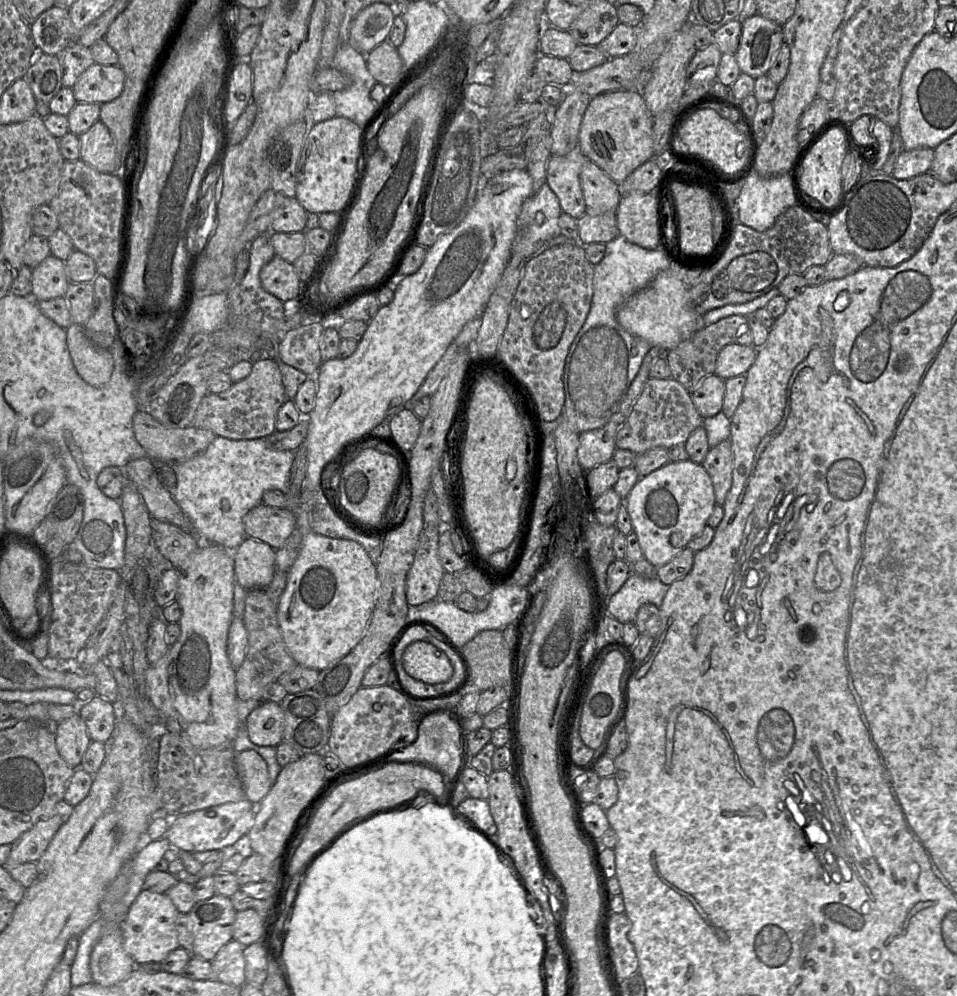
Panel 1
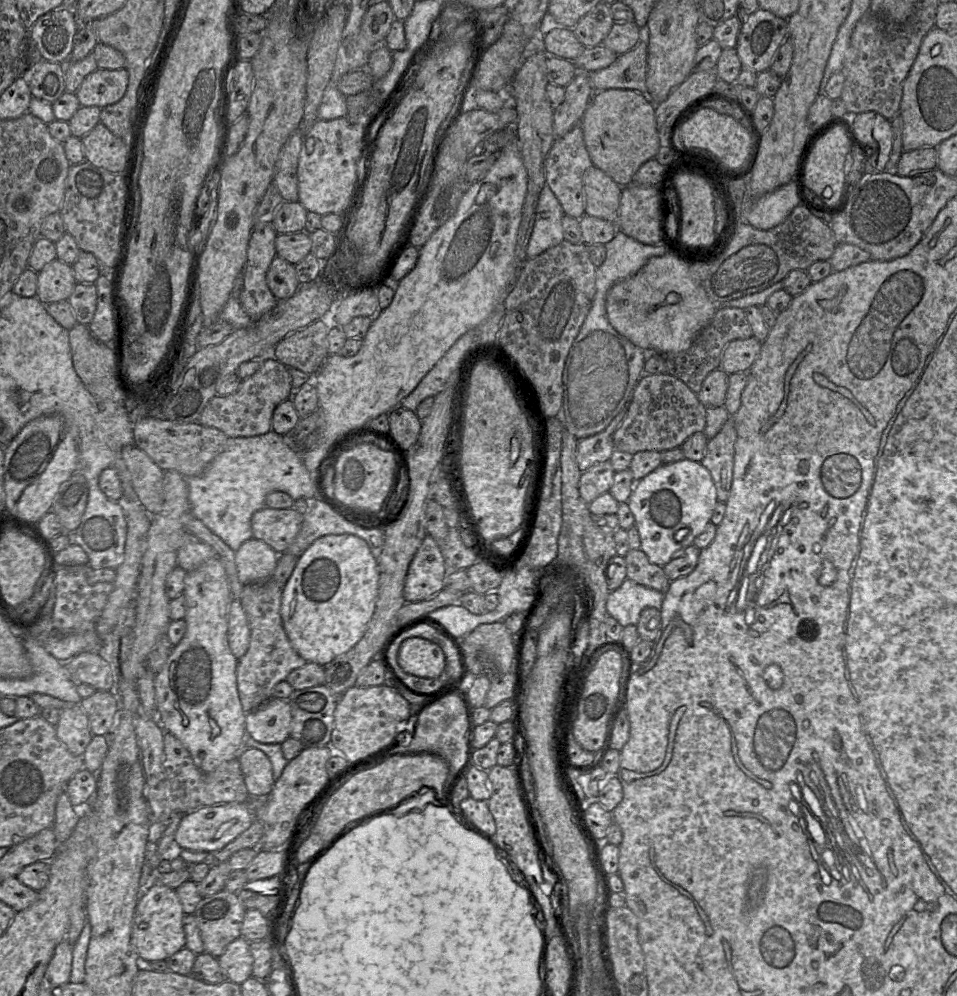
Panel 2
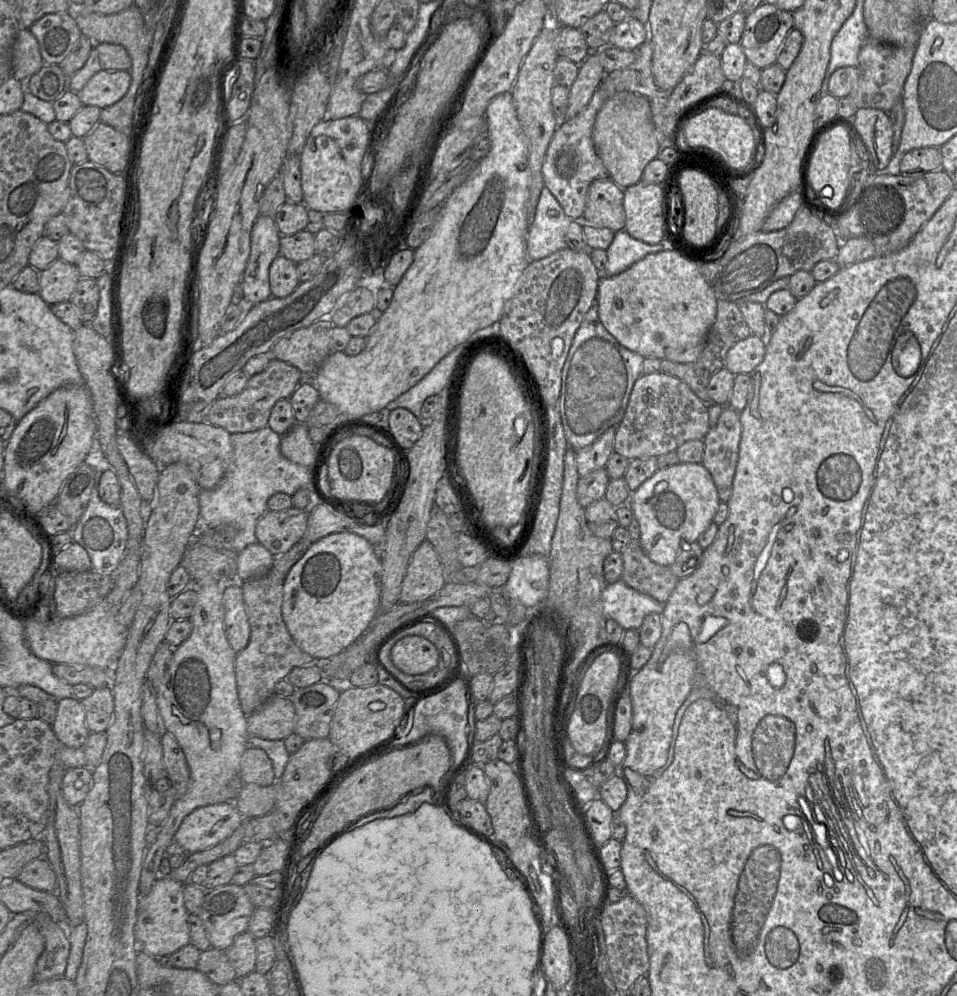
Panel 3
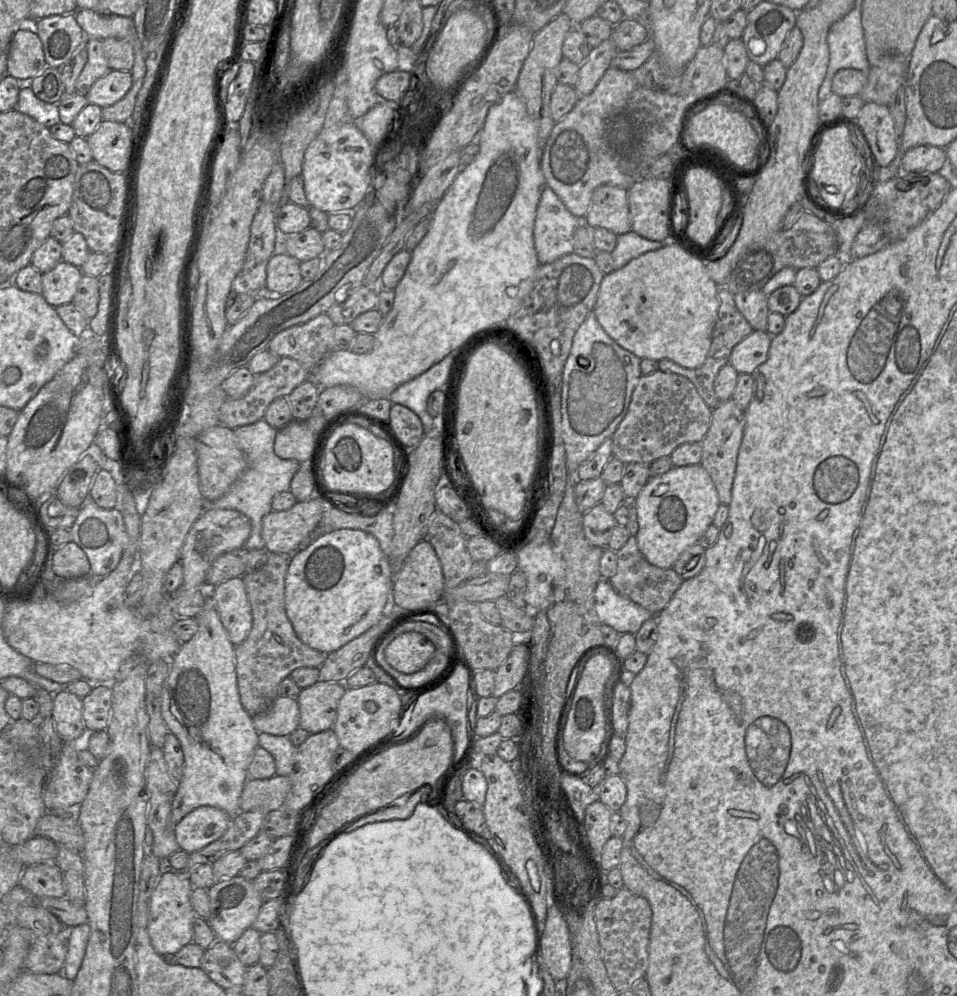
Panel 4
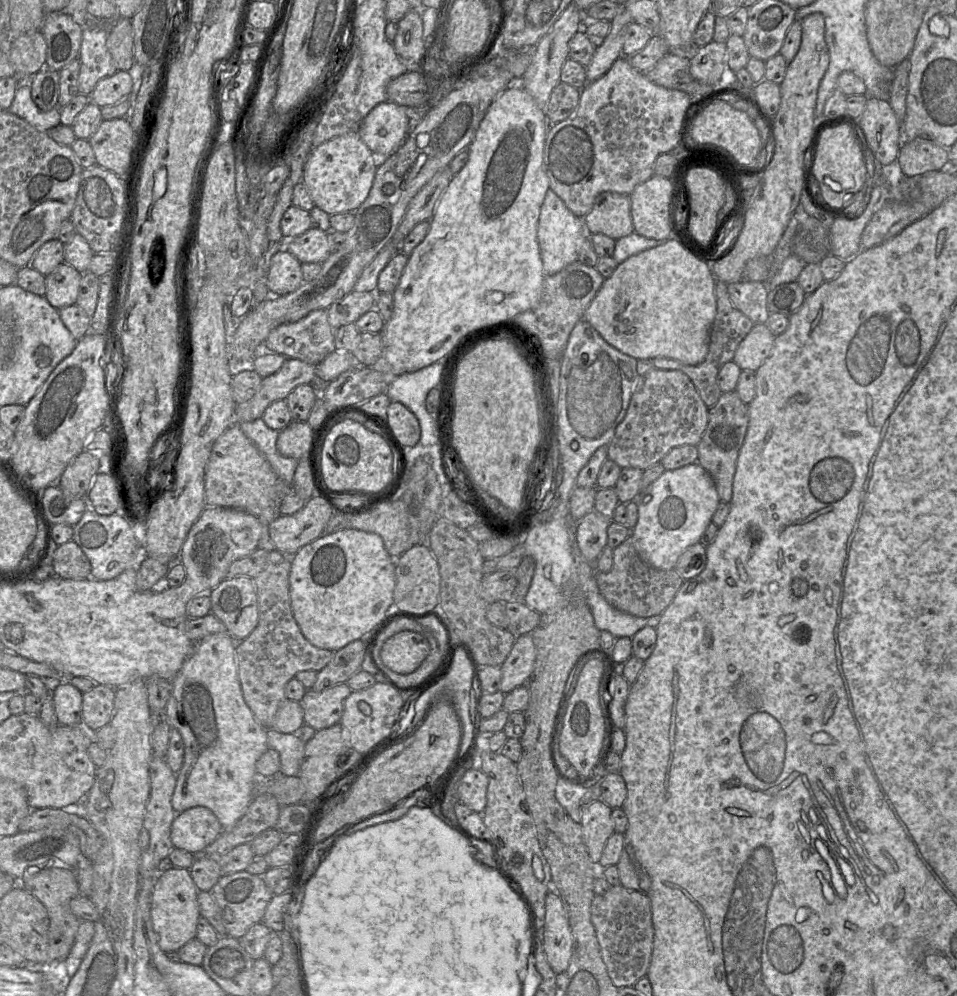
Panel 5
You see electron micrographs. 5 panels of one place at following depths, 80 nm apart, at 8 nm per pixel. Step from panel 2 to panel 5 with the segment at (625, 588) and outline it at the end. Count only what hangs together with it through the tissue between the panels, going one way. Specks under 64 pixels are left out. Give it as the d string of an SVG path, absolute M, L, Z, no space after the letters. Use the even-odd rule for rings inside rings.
M595 577L583 585L583 593L592 613L595 626L600 630L610 632L615 638L632 638L646 625L655 627L656 619L647 619L622 612L611 606L601 595Z

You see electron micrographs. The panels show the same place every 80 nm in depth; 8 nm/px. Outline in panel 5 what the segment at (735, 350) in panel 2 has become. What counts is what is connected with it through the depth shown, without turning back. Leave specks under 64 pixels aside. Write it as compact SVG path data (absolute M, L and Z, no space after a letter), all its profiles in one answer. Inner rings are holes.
M765 323L754 324L738 345L732 360L741 370L755 372L769 356L775 337Z

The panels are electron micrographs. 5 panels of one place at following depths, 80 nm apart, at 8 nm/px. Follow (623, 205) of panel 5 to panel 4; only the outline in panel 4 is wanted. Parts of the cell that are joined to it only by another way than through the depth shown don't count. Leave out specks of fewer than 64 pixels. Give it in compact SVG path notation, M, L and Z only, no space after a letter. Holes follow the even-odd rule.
M601 185L597 187L592 194L588 212L581 221L590 228L604 228L616 236L631 231L627 189L613 185Z

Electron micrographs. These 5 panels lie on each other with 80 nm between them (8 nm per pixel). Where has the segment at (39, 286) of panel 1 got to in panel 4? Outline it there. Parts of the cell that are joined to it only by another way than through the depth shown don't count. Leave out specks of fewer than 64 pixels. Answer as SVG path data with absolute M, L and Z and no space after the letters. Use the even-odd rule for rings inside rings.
M62 260L42 274L41 294L52 307L72 303L82 276L80 268Z

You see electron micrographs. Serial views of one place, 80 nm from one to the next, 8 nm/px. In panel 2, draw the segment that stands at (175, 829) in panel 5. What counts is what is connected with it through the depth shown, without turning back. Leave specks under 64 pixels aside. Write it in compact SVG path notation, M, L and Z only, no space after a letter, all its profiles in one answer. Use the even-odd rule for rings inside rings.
M228 803L199 808L182 816L175 834L175 849L216 853L247 830L255 819L247 803Z

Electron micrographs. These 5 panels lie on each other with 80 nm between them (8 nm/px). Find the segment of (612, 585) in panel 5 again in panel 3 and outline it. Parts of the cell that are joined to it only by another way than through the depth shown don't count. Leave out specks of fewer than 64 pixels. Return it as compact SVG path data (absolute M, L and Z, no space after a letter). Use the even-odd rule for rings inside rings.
M630 541L621 552L623 571L621 580L632 589L665 604L678 583L670 566L651 561L639 541Z

